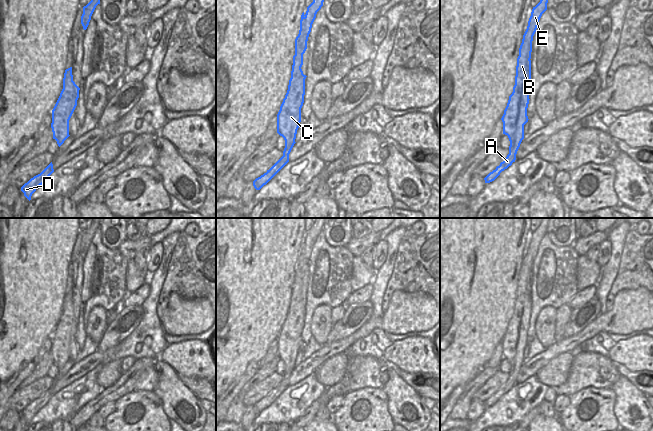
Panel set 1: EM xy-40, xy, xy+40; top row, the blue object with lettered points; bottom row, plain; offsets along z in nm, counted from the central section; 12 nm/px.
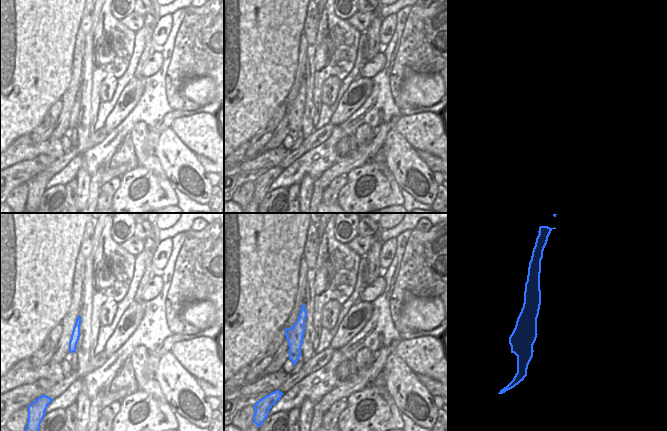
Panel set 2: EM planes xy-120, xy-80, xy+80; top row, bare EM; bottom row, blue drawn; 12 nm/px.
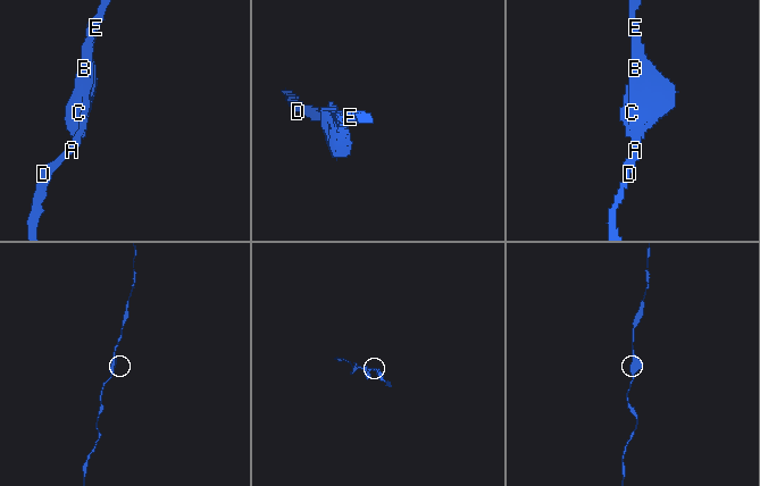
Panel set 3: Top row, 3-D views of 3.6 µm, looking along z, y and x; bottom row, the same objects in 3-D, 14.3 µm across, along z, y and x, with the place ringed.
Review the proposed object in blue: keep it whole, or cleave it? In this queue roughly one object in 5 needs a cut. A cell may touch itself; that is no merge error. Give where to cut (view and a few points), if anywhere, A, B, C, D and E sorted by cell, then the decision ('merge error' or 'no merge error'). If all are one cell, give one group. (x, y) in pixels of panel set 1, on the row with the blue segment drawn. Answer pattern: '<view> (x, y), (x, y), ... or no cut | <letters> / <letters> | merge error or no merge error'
no cut | A B C D E | no merge error

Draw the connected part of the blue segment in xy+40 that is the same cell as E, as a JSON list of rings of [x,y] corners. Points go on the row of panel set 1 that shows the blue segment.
[[[540,0],[533,7],[528,21],[527,29],[523,35],[517,58],[515,85],[509,96],[507,106],[501,118],[503,122],[503,134],[507,135],[510,141],[509,154],[485,178],[485,183],[494,181],[502,171],[507,169],[516,160],[516,154],[524,139],[524,125],[528,122],[527,108],[529,95],[531,93],[531,52],[533,36],[536,32],[542,14],[547,10],[548,0]]]

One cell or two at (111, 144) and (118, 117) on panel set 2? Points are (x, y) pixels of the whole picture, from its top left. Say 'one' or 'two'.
two

